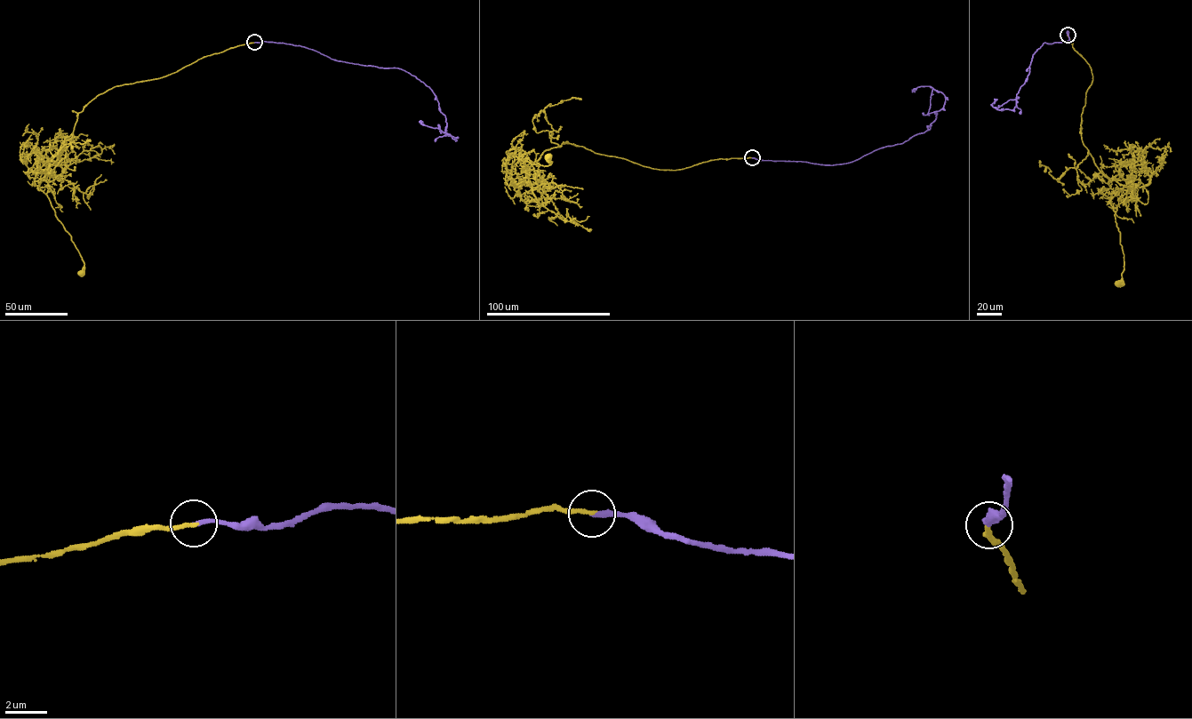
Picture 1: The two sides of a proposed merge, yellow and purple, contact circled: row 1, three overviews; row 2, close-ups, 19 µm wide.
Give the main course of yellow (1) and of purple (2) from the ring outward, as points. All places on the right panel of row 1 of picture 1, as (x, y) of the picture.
1: (1068, 35), (1092, 76), (1081, 115), (1082, 140), (1099, 170), (1127, 188), (1115, 214), (1124, 256), (1119, 283)
2: (1068, 35), (1068, 30), (1069, 40), (1044, 42), (1033, 54), (1014, 108), (994, 107), (1019, 97)

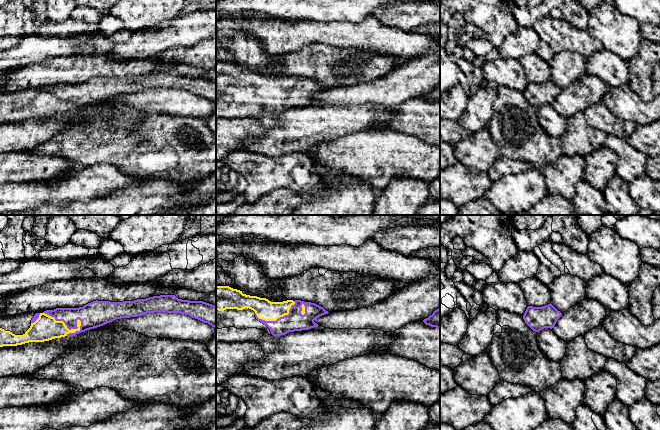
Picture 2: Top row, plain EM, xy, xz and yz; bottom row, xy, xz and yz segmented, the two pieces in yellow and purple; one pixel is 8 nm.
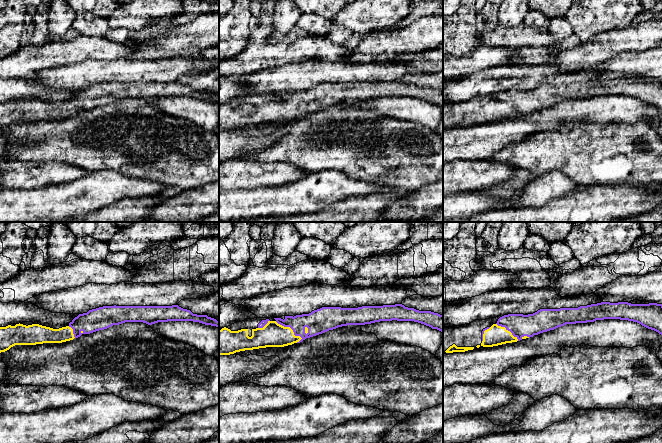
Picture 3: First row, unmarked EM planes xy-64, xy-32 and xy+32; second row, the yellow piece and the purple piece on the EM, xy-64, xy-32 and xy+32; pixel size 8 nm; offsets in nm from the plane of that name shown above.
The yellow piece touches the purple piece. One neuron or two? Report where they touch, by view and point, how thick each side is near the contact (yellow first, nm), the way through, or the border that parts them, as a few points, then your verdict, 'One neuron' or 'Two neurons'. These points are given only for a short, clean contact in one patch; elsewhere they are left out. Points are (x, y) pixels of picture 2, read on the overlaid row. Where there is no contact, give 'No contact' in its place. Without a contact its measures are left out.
Touches yellow at xy (62, 321). Thickness 200 nm (yellow) against 200 nm. Path across: xy (45, 328), (50, 324), (62, 321), (74, 321), (92, 315). One neuron

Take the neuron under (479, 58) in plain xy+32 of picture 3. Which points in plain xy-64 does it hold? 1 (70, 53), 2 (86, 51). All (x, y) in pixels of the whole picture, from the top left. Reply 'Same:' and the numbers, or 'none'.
Same: 1, 2

